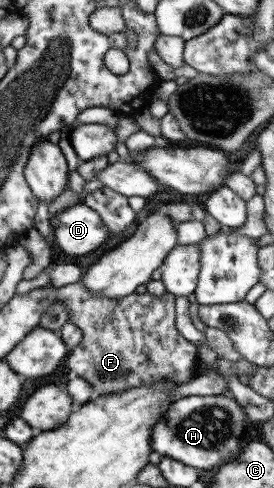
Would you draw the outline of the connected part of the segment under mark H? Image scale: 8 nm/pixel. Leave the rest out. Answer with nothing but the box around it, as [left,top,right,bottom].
[150,395,250,470]

